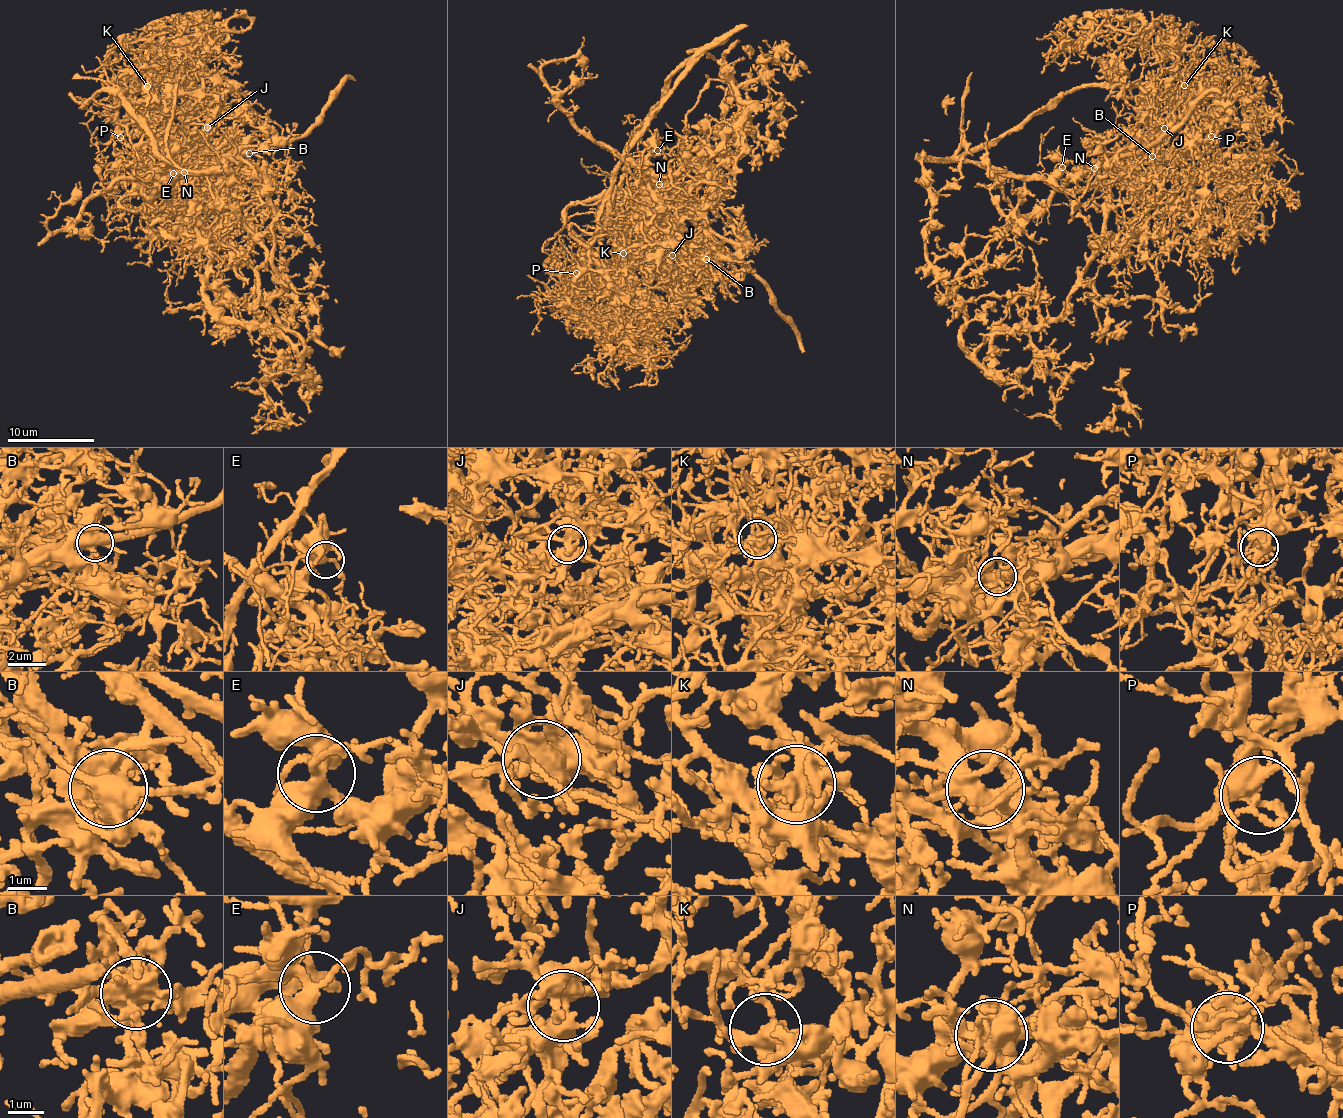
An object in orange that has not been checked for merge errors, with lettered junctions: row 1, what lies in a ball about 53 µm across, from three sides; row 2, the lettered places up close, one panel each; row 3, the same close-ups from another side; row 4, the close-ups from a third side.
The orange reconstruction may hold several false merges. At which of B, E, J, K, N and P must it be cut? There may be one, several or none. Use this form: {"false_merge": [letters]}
{"false_merge": ["N", "P"]}

